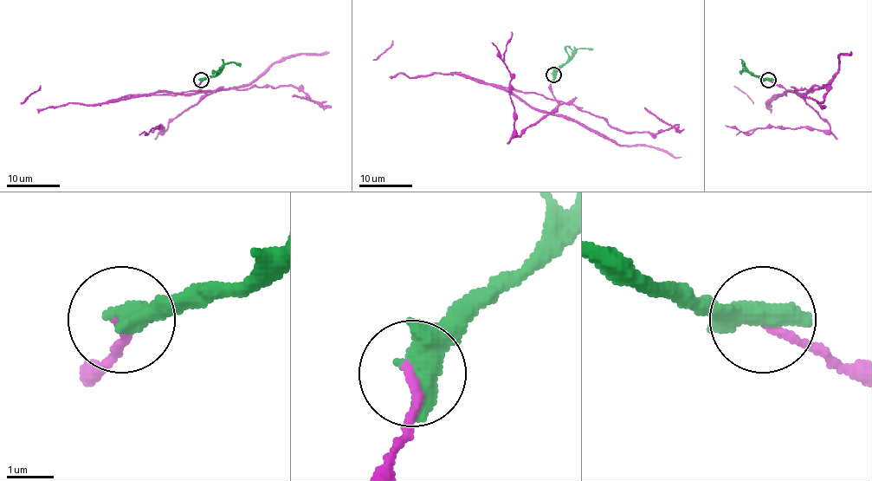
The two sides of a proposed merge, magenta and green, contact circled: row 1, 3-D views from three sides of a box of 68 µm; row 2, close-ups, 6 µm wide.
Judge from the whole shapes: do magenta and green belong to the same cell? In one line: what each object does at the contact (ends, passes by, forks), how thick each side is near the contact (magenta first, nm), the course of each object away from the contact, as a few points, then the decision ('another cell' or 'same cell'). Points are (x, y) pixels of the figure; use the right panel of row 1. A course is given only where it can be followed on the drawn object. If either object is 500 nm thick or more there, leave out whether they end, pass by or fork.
170/650 nm | magenta via (768, 80), (791, 90), (785, 94), (818, 89), (838, 69), (841, 55), (850, 52) | green via (768, 80), (754, 76), (742, 62), (742, 65) | another cell

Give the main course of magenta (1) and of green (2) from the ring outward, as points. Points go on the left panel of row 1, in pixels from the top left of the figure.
1: (201, 80), (199, 90), (176, 94), (155, 94), (233, 89), (261, 77), (275, 62), (329, 52)
2: (201, 80), (214, 76), (226, 62), (241, 65)

